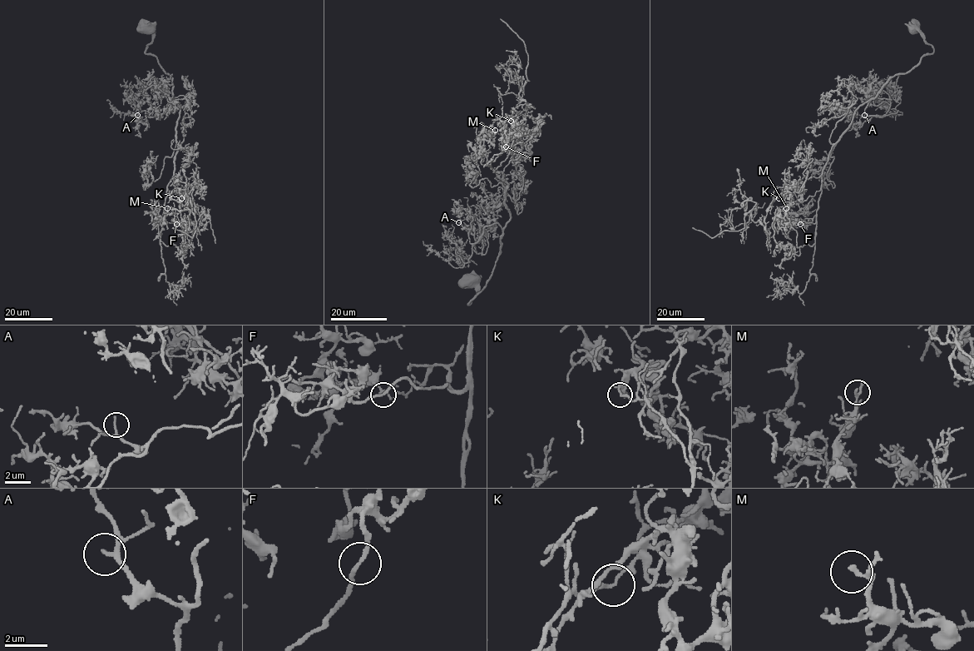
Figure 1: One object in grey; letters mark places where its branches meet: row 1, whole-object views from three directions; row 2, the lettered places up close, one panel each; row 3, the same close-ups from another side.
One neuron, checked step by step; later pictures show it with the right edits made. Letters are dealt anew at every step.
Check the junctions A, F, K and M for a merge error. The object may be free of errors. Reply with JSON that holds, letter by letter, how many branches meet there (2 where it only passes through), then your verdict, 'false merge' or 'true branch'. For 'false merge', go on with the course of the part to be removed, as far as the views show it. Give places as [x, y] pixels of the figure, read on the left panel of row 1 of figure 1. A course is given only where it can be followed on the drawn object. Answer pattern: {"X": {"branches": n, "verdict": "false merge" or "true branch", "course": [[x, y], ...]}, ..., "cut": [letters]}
{"A": {"branches": 2, "verdict": "true branch"}, "F": {"branches": 2, "verdict": "true branch"}, "K": {"branches": 2, "verdict": "false merge", "course": [[181, 198], [193, 207], [195, 226], [188, 221], [192, 203], [190, 198], [185, 231], [177, 236]]}, "M": {"branches": 2, "verdict": "true branch"}, "cut": ["K"]}

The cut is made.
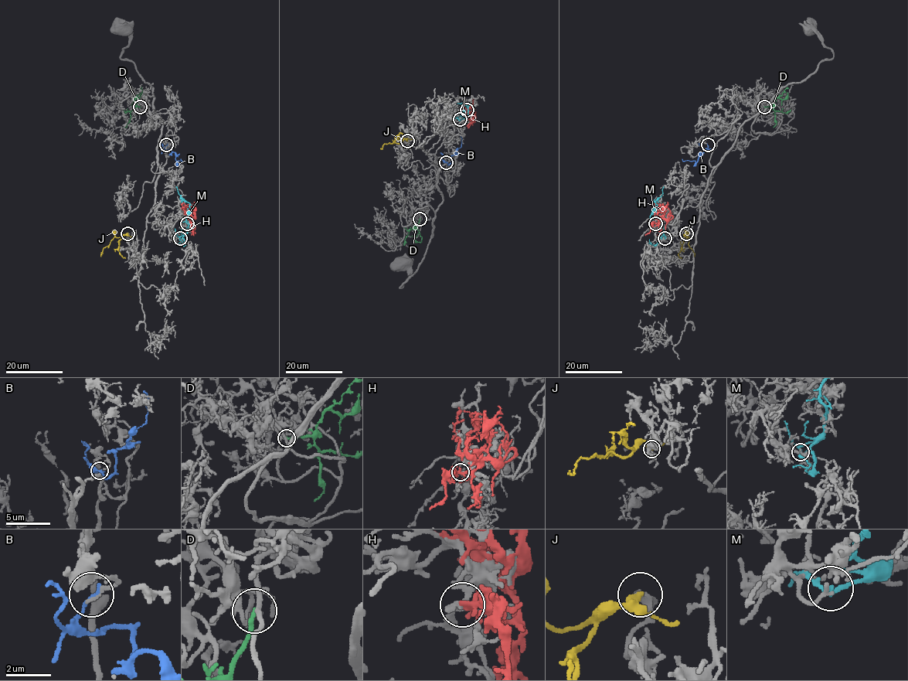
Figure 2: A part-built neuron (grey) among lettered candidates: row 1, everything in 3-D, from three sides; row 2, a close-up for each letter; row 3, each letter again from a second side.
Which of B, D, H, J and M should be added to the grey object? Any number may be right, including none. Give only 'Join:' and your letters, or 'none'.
Join: none

